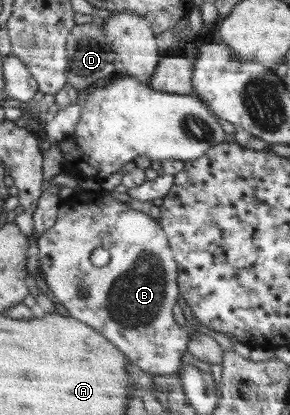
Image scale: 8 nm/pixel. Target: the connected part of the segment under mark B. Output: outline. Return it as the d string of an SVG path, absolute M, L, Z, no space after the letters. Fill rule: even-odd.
M106 195L104 205L78 203L70 207L66 199L59 206L60 211L57 212L54 225L43 232L37 241L38 268L44 283L52 291L52 297L66 307L66 311L74 319L82 320L102 332L102 335L106 335L106 338L142 371L156 375L178 373L180 359L185 357L186 345L190 337L196 333L196 327L192 327L189 322L180 327L174 321L172 305L178 297L176 277L180 276L177 261L172 257L173 249L168 249L168 245L152 245L158 239L160 243L166 243L164 235L158 235L158 223L150 219L146 213L138 213L110 195ZM99 247L108 250L111 256L109 263L103 267L97 267L90 262L90 254ZM78 291L86 293L83 299L78 298Z

